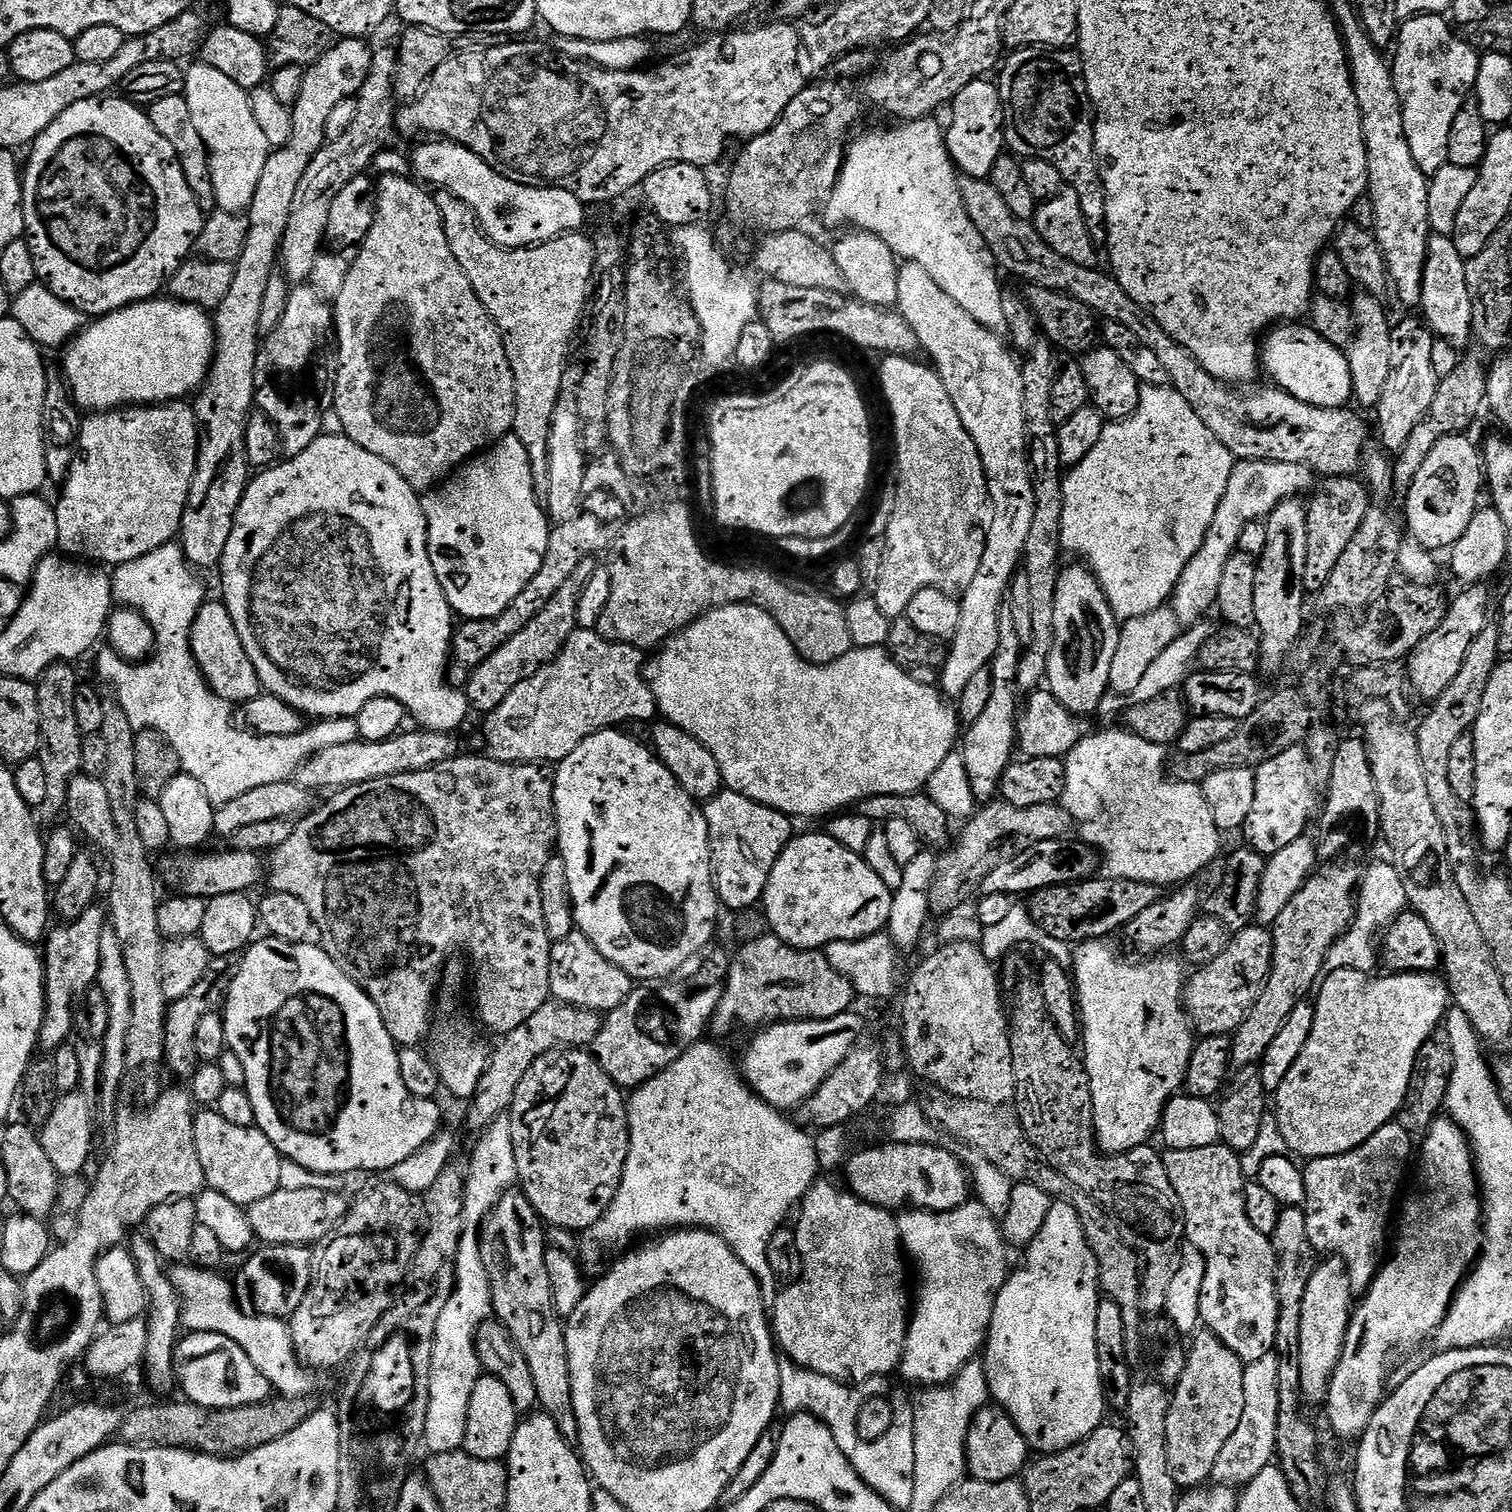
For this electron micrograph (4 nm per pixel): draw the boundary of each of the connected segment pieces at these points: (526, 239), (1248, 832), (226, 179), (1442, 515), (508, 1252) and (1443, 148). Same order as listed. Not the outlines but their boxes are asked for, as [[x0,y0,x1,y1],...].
[[410,138,586,248],[1242,747,1318,858],[184,62,270,213],[1404,434,1486,549],[480,1190,580,1442],[1390,14,1482,178]]

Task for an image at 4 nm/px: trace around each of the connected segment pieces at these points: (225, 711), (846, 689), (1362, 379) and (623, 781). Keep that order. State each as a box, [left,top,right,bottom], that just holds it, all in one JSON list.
[[96,542,358,806],[646,604,962,818],[1346,292,1392,410],[552,730,722,982]]

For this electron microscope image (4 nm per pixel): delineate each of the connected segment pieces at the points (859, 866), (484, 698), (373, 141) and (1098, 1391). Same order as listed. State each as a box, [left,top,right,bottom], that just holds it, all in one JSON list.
[[762,834,892,950],[466,556,598,714],[280,48,398,285],[982,1203,1106,1454]]

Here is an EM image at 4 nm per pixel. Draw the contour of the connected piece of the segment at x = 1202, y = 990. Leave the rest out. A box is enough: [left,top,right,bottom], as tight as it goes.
[1184,926,1273,1037]

